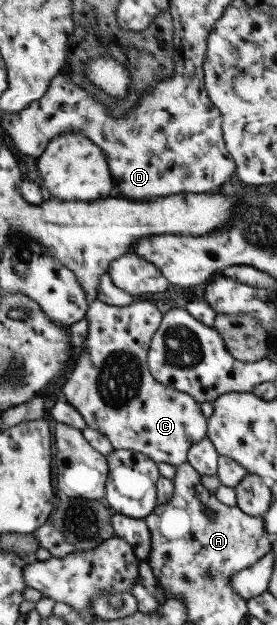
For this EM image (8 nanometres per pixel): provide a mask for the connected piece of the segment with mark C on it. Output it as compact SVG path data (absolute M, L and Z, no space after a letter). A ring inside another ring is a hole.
M99 299L94 300L85 315L88 326L85 343L79 348L71 374L62 386L62 393L66 401L82 414L88 426L110 440L113 449L137 451L155 462L177 466L187 461L187 453L192 445L207 437L208 417L204 417L201 404L191 395L162 385L149 372L148 350L162 318L163 314L152 301L134 301L120 307L108 305Z

